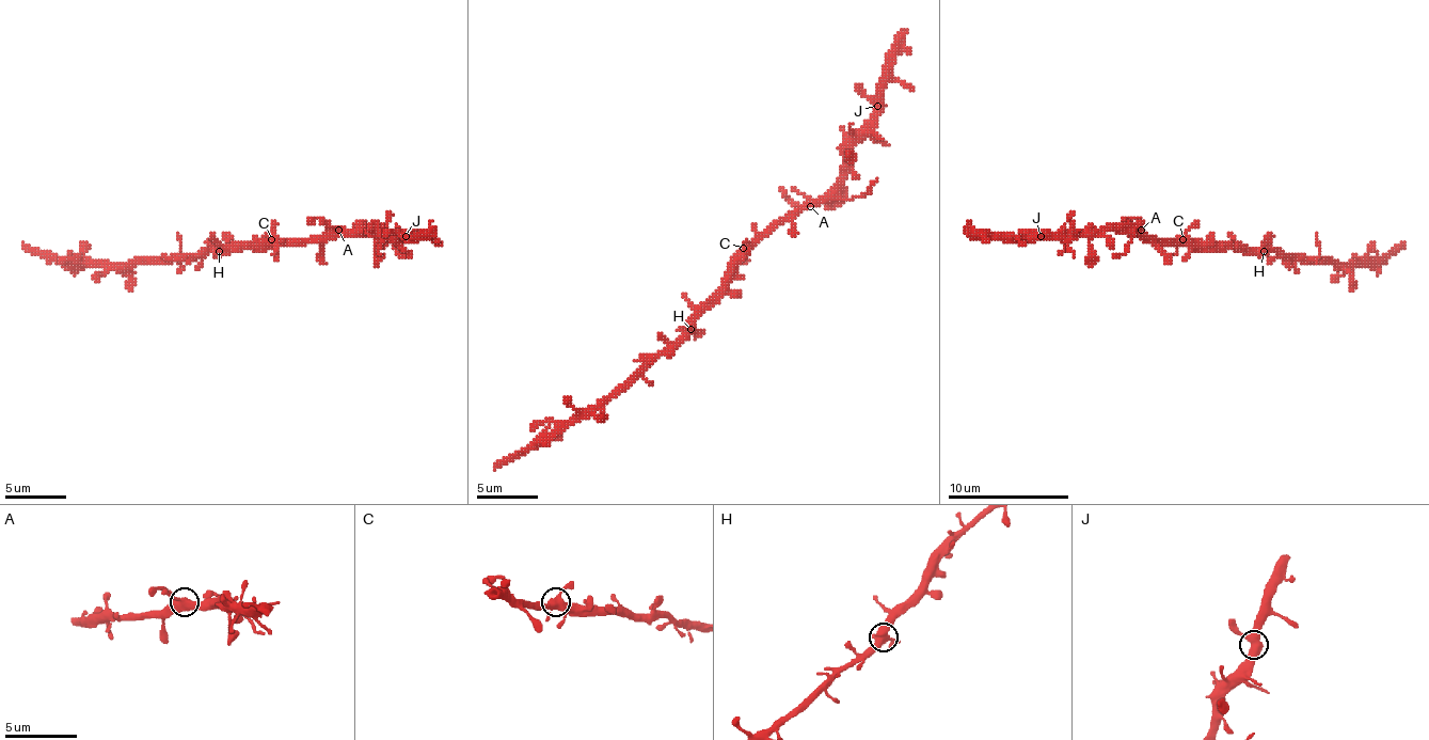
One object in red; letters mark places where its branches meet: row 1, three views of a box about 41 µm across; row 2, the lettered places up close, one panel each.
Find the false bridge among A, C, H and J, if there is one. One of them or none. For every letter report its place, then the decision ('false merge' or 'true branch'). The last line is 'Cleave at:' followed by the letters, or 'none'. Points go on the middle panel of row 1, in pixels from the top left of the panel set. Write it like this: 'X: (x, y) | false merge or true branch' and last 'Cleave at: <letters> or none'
A: (810, 206) | true branch
C: (743, 248) | true branch
H: (691, 329) | true branch
J: (877, 106) | true branch
Cleave at: none

